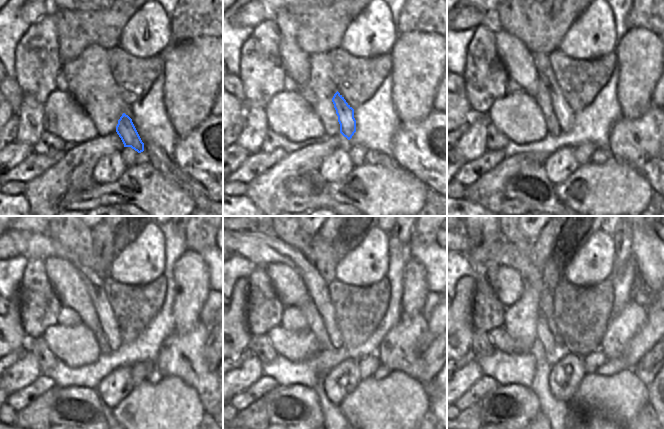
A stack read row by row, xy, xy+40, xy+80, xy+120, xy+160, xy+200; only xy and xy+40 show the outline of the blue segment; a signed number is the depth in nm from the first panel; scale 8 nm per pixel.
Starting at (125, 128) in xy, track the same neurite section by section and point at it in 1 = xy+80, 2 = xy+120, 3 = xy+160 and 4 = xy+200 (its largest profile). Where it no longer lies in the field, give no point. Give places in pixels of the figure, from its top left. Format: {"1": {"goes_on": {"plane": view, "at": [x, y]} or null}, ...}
{"1": {"goes_on": {"plane": "xy+80", "at": [565, 115]}}, "2": {"goes_on": {"plane": "xy+120", "at": [41, 246]}}, "3": {"goes_on": {"plane": "xy+160", "at": [260, 247]}}, "4": {"goes_on": {"plane": "xy+200", "at": [508, 254]}}}

